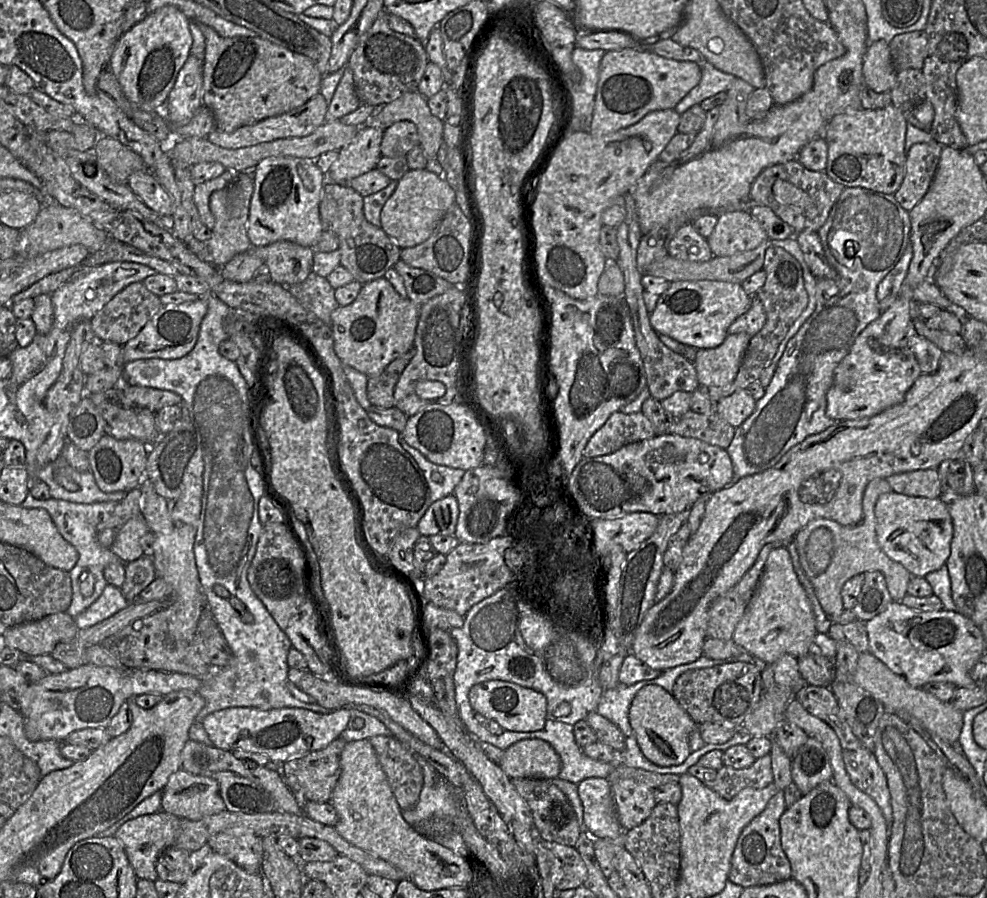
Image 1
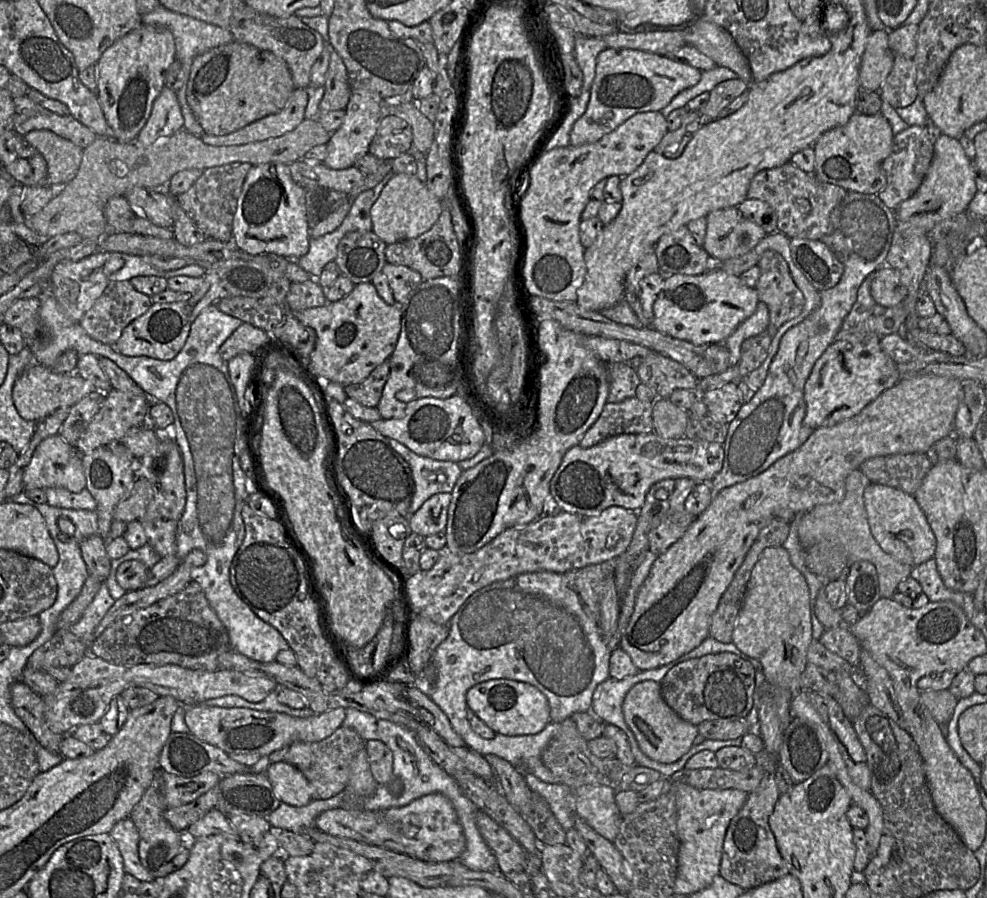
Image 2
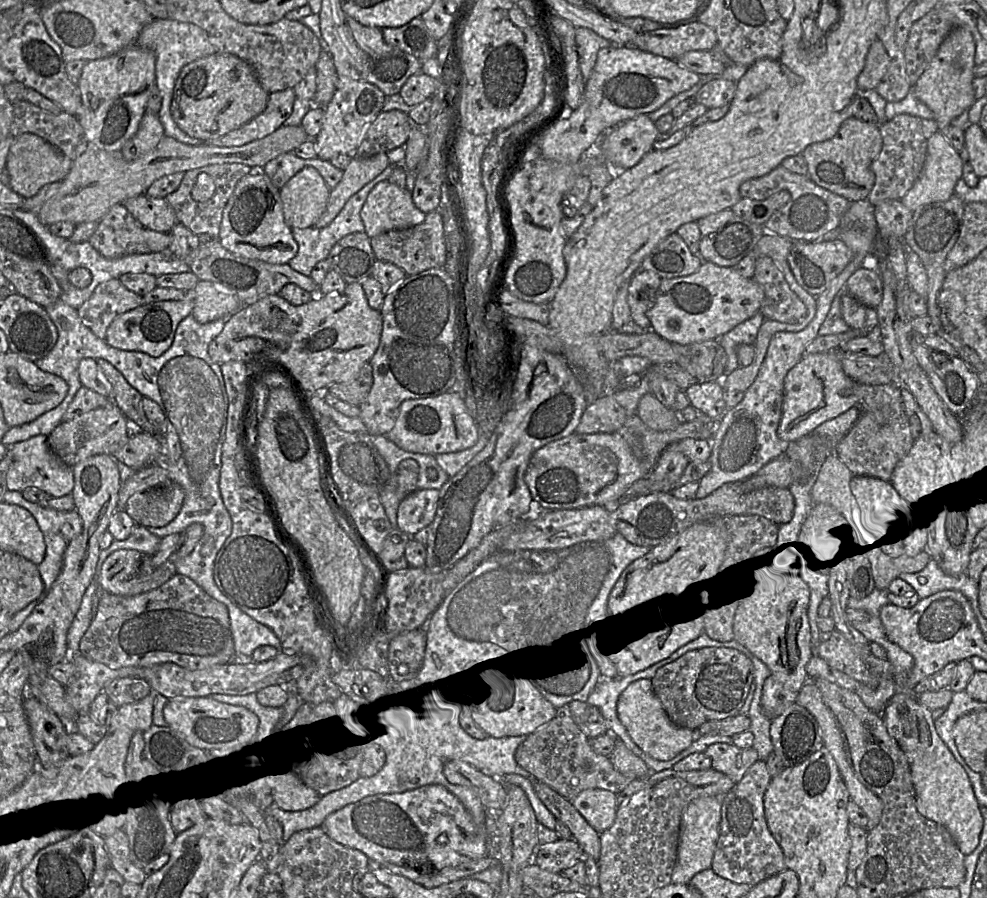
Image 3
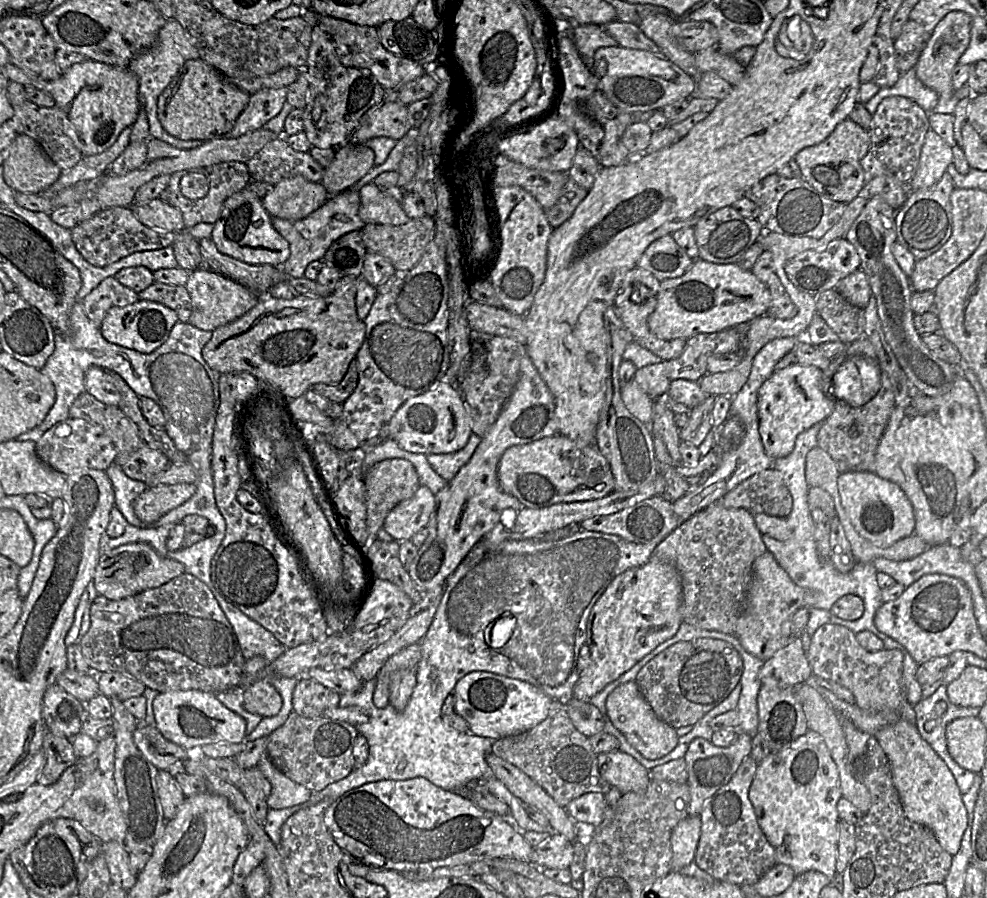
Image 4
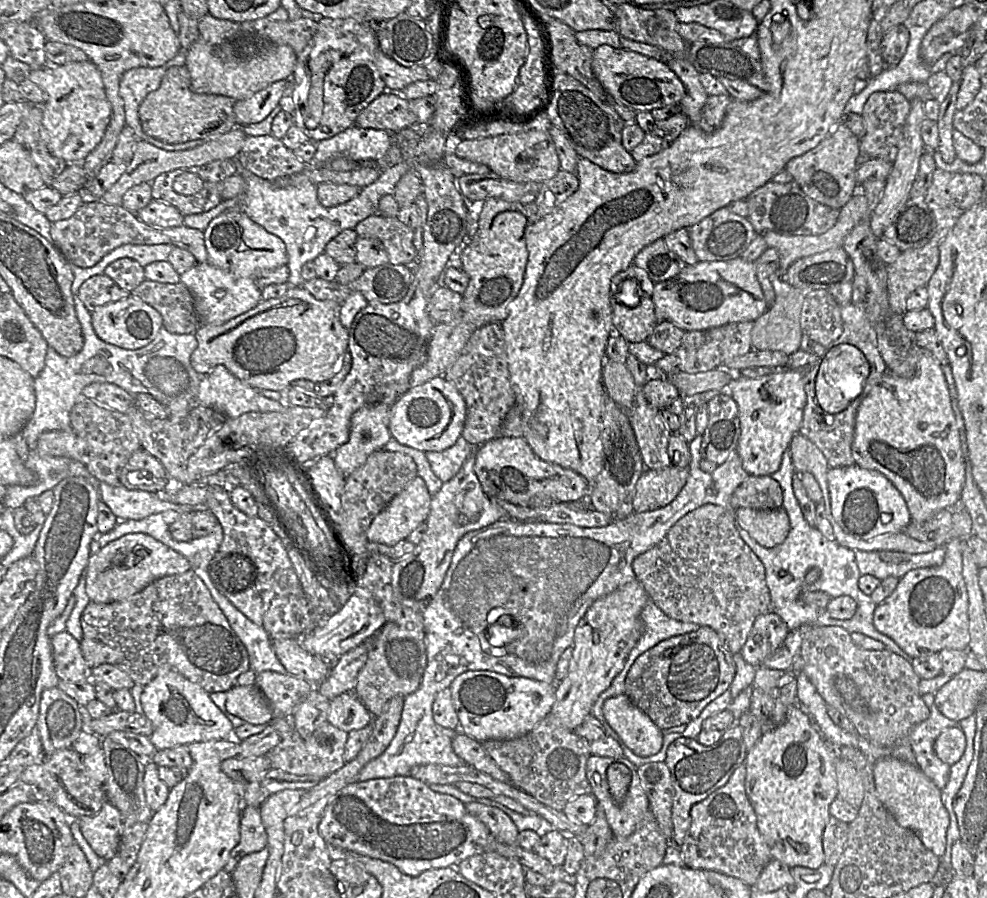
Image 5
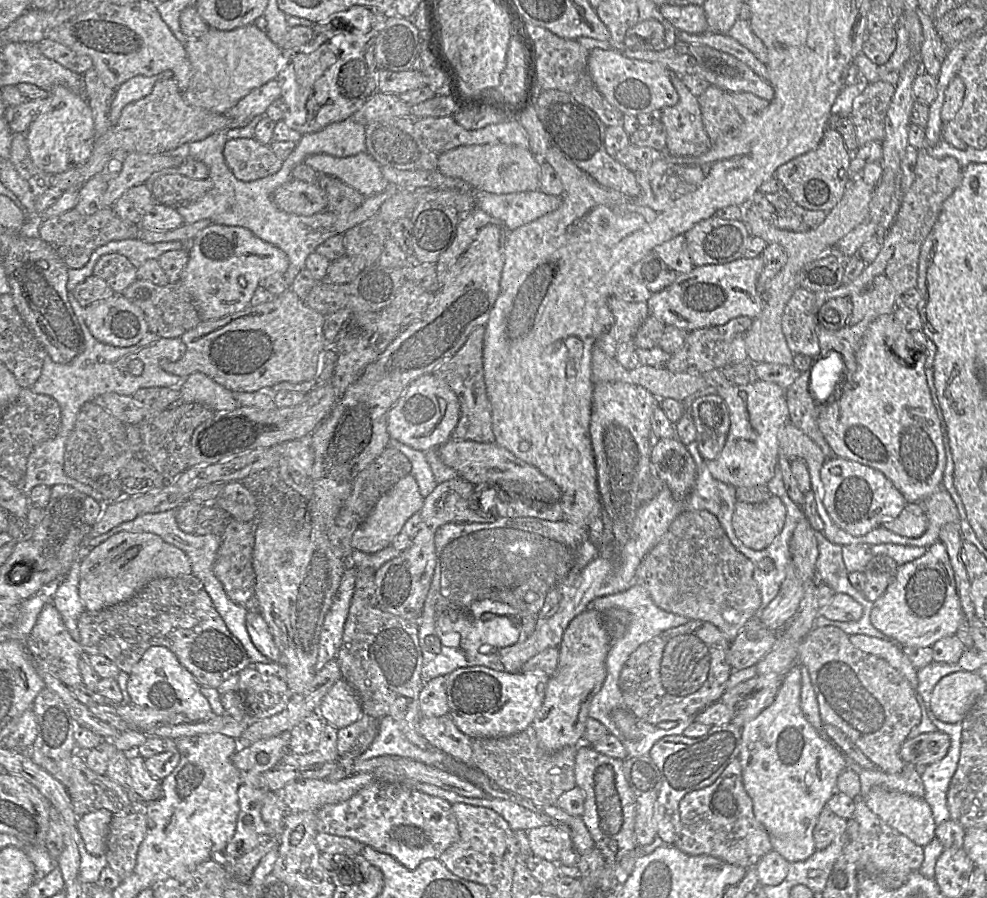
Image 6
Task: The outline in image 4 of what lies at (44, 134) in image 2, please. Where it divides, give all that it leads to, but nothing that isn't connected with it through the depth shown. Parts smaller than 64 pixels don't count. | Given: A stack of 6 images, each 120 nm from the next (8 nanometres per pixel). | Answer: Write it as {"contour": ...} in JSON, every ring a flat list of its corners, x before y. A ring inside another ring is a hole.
{"contour":[[25,134,13,140,2,168,5,183,16,193,41,193,62,173,40,145]]}

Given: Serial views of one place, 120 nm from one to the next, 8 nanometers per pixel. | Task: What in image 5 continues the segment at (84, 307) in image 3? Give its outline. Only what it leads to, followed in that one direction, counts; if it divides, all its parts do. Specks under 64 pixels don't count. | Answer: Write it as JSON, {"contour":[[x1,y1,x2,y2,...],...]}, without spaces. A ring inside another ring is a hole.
{"contour":[[95,275,87,279,78,290,78,298,85,308,92,312,107,303,117,302,129,297,129,291,120,288,108,276]]}

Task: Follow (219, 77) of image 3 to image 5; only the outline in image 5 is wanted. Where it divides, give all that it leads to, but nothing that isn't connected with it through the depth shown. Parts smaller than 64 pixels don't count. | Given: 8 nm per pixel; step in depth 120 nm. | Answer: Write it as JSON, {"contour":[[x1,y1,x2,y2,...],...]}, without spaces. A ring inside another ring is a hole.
{"contour":[[173,66,163,76,159,88,142,101,138,114,146,135,166,144,182,144,223,135,237,127,233,111,235,103,227,96,193,93,187,67]]}

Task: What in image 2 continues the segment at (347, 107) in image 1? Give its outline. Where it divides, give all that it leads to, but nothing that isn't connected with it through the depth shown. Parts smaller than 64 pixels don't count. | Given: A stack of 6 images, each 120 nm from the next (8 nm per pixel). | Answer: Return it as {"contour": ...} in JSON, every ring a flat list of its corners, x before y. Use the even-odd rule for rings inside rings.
{"contour":[[335,50,330,54,324,88,325,93,319,105,319,113,345,110,351,96,351,87,343,60]]}

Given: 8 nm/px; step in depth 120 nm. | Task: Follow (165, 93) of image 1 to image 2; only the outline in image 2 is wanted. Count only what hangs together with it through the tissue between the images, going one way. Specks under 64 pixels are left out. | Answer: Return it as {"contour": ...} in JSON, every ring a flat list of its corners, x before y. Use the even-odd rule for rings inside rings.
{"contour":[[142,23,138,28,118,39,99,61,96,96,112,131,112,139,120,143,136,140,146,125,155,100,165,87,170,66,176,60,172,32,164,27]]}

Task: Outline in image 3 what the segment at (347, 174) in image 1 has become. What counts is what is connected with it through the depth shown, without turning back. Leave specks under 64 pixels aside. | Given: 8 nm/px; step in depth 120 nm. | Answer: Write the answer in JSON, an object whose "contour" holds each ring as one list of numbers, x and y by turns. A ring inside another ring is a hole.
{"contour":[[338,76,336,91,324,109,324,122,314,139,318,157,329,162,341,154,355,154,356,157,368,129,382,112,385,100,385,94,375,85,347,76]]}

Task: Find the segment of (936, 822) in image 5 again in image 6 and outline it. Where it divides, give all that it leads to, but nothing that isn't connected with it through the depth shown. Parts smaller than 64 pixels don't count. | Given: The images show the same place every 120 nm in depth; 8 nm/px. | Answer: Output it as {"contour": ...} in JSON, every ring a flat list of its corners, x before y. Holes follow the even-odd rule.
{"contour":[[875,786,865,799,875,815,915,844,924,847,936,837,937,824,924,797]]}

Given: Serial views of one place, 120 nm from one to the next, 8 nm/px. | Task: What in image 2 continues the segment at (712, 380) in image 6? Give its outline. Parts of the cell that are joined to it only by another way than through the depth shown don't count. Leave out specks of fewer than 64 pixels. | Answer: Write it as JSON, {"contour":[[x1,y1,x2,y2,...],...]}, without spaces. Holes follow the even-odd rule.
{"contour":[[854,333,845,340,833,342,824,351,805,383,805,425,817,429,847,420,901,380,897,363,881,348,881,338,876,334]]}

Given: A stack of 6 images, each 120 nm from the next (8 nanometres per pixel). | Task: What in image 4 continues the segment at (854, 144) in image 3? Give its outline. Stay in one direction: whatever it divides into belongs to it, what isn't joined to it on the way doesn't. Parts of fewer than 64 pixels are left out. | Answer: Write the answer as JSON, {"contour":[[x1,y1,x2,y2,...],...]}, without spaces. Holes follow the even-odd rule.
{"contour":[[847,118,823,142,801,150,794,160,800,167,801,177,814,189,828,199,848,204,861,194,867,182,861,160,870,145,869,132]]}

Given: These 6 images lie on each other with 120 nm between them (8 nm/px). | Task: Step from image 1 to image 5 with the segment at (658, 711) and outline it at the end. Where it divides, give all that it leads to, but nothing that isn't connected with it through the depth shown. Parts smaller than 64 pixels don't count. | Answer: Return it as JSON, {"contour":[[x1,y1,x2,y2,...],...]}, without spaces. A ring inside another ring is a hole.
{"contour":[[623,693,604,701,603,715,625,745,639,756,657,754,663,745,663,731]]}

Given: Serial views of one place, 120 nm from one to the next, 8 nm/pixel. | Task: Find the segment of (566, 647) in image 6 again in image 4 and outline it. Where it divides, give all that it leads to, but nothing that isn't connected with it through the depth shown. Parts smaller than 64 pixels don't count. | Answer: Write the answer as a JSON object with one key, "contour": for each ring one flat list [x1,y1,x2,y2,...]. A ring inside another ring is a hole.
{"contour":[[649,560,615,577,589,615,585,640,590,651,589,666,579,672,573,698,589,701,659,644,672,638,683,622,681,595,680,574,666,562]]}

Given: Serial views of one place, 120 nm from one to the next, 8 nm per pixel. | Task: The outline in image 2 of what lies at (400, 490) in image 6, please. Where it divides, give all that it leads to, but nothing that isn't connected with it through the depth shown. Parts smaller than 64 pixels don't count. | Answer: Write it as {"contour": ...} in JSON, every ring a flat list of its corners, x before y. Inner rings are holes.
{"contour":[[439,493,427,499,409,519,413,533,427,537,444,532,451,493]]}

